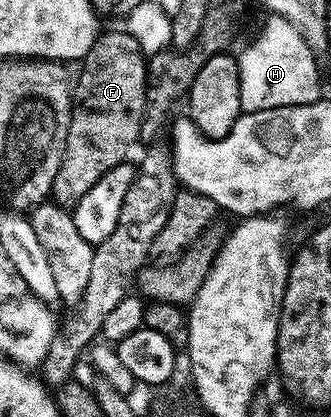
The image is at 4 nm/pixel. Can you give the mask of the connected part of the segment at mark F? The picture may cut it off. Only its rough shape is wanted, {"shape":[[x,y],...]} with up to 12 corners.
{"shape":[[103,31],[72,88],[50,187],[75,208],[129,157],[146,117],[146,61]]}

